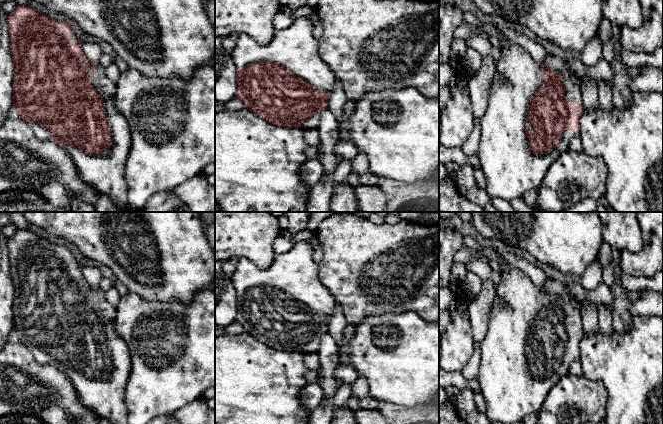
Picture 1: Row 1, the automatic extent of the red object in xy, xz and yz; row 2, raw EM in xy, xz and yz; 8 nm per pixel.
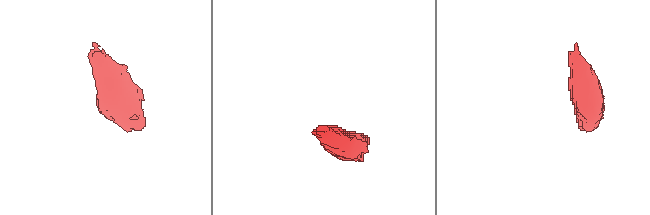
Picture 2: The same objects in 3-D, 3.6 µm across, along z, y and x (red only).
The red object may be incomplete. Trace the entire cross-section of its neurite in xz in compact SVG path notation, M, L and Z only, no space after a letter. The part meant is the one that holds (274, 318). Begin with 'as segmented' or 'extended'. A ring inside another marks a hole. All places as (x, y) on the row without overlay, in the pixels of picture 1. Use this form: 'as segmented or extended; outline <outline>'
extended; outline M301 241L288 252L277 254L266 269L259 268L247 258L236 260L236 270L231 276L238 307L236 321L256 340L275 350L303 354L317 352L321 336L328 332L329 317L334 312L336 299L319 278L320 265L313 260L313 252L311 244Z

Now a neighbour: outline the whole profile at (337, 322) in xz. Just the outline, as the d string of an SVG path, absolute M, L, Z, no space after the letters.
M336 302L334 312L329 317L328 332L334 338L340 352L346 351L347 342L343 335L346 325L346 318L341 305Z

